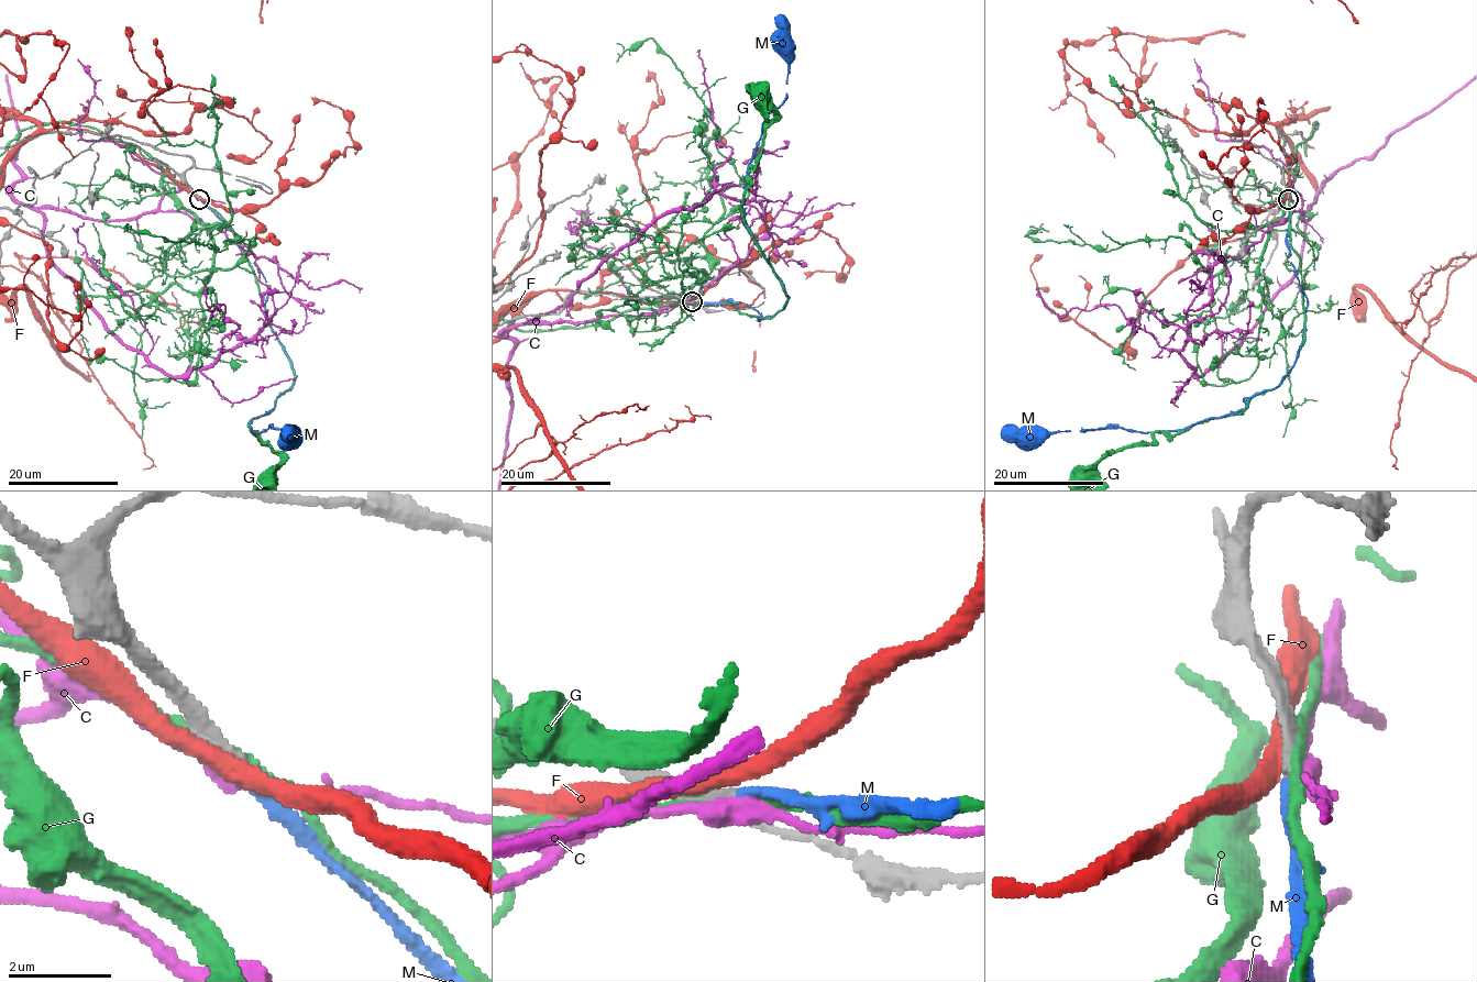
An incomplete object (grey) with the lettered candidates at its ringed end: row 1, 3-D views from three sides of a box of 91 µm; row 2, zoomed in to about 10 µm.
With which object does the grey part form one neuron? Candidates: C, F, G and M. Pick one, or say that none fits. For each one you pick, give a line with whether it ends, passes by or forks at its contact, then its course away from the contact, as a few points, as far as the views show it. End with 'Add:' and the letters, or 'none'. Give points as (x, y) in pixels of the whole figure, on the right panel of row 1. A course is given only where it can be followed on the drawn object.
M: It ends there
Add: M

